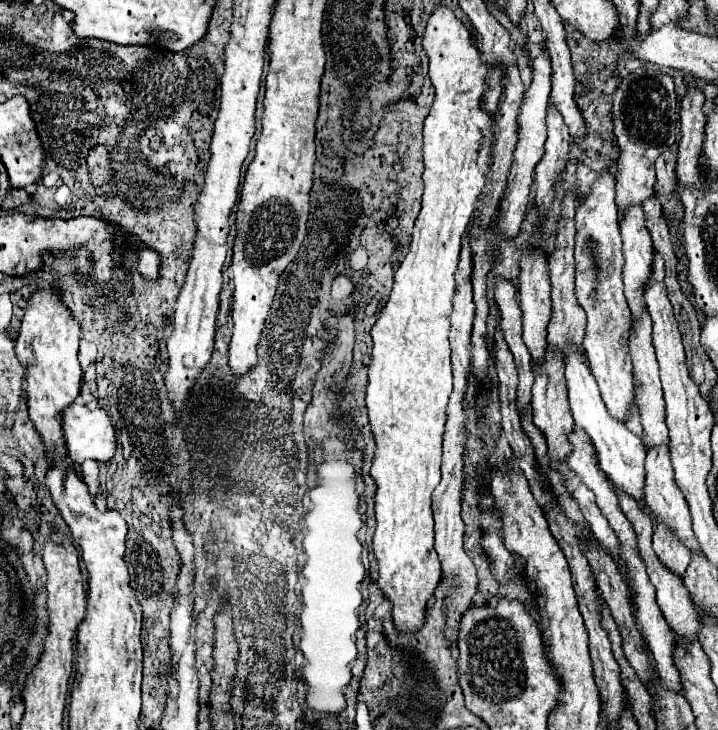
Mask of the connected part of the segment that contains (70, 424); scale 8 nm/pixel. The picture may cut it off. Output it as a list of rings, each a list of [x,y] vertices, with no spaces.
[[[72,403],[62,413],[62,431],[66,435],[66,453],[72,463],[86,459],[108,461],[116,451],[114,425],[106,411],[88,411],[84,405]]]

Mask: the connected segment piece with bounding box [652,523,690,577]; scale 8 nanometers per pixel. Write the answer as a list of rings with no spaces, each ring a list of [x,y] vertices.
[[[662,523],[656,525],[654,529],[654,553],[658,555],[658,561],[674,575],[684,577],[684,571],[690,563],[690,551],[686,547],[682,547],[678,543],[678,539],[674,539],[672,531],[668,531],[666,527],[662,527]]]

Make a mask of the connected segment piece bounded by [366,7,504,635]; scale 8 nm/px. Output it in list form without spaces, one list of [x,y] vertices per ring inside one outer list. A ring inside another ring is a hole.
[[[438,7],[428,19],[424,33],[424,51],[430,57],[430,81],[436,87],[436,97],[430,115],[424,121],[424,195],[422,209],[416,217],[410,251],[394,277],[392,295],[372,327],[372,363],[368,369],[366,413],[376,441],[370,477],[376,483],[374,511],[376,531],[372,537],[374,557],[378,561],[376,585],[392,603],[392,621],[400,633],[418,633],[426,623],[426,605],[440,583],[440,561],[434,551],[434,519],[432,519],[432,491],[440,483],[442,463],[442,435],[446,425],[446,405],[452,393],[452,365],[450,365],[450,315],[454,297],[454,273],[458,269],[460,237],[468,227],[478,195],[486,183],[488,161],[492,157],[492,115],[498,109],[498,99],[504,93],[504,79],[500,69],[488,69],[482,53],[472,45],[472,37],[464,23],[454,17],[448,7]],[[480,97],[486,97],[484,107]]]

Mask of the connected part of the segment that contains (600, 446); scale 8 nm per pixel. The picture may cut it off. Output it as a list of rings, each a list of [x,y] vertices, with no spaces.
[[[568,345],[564,349],[564,365],[566,365],[566,383],[568,383],[568,397],[570,397],[570,411],[574,417],[574,423],[578,423],[592,439],[600,469],[604,471],[606,479],[614,485],[614,489],[620,489],[622,493],[630,495],[632,499],[640,501],[644,499],[644,457],[646,449],[638,435],[630,433],[626,425],[618,423],[610,417],[608,409],[604,407],[604,401],[598,391],[598,383],[584,359],[584,355],[578,351],[576,345]]]

